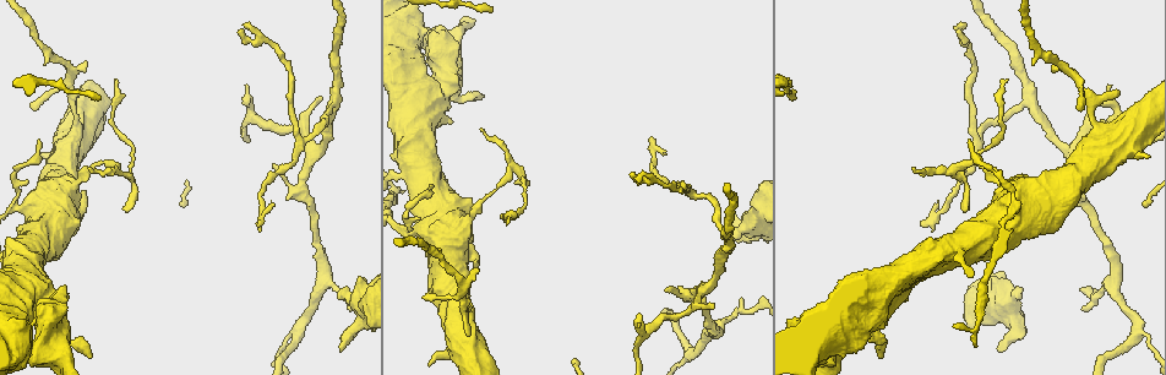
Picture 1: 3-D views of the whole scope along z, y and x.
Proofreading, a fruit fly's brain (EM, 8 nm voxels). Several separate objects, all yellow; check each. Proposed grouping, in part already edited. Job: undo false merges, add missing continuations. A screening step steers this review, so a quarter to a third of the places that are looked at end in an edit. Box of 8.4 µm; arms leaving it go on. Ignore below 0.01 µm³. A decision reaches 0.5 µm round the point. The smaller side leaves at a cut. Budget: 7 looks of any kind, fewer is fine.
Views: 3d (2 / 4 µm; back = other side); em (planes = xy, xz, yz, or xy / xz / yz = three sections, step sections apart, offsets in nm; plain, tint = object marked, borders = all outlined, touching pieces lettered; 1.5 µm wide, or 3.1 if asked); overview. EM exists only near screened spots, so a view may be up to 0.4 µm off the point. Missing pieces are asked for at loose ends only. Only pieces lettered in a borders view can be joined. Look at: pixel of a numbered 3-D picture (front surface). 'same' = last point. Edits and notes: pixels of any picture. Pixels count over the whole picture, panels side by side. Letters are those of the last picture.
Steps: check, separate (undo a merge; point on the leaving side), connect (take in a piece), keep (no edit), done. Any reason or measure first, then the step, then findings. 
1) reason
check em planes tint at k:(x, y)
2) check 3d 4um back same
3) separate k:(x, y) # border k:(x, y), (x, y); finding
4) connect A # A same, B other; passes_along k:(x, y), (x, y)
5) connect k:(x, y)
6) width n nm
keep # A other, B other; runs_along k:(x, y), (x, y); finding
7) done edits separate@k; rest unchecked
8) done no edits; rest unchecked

check em planes tint at 1:(664, 291)

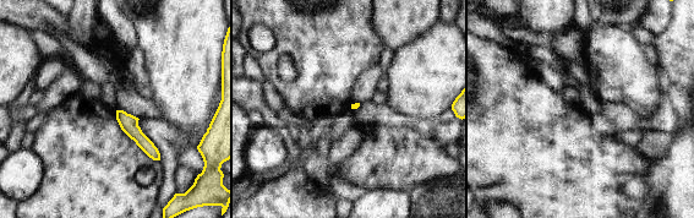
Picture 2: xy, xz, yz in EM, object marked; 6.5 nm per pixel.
check em planes borders same

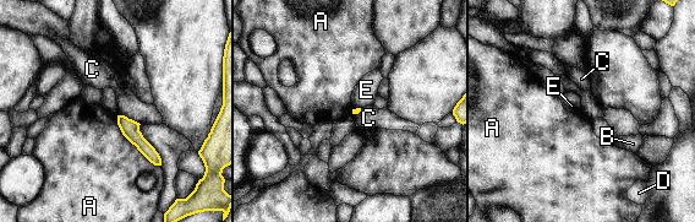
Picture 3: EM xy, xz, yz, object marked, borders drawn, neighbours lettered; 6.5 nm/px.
keep # A other, B other, C other, D other, E other; runs_along 3:(120, 118), (158, 162); none of them fits

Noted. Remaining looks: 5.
calibre changes
check 3d 4um at 1:(469, 97)

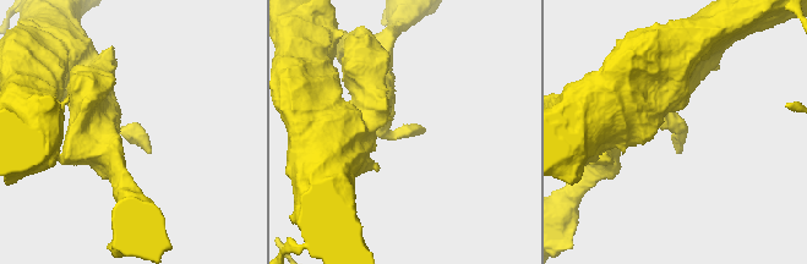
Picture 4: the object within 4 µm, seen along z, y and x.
check em planes plain at 4:(128, 133)

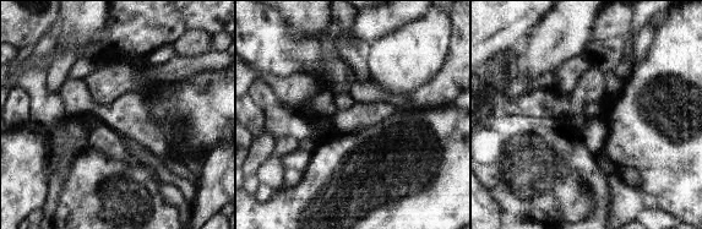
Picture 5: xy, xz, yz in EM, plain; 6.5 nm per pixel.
check em planes borders same

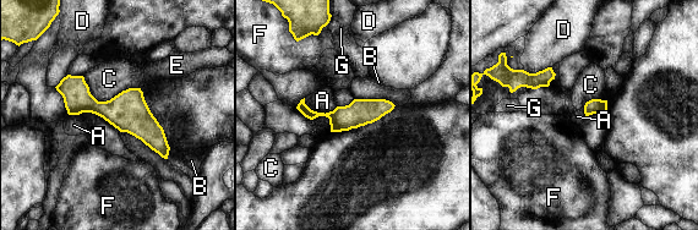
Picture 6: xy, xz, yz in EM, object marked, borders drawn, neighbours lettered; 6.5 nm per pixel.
width 100 nm
keep # A other, B other, C other, D other, E other, F other, G other; border 6:(82, 76), (98, 100), (138, 87); one neuron here

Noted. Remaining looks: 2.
calibre changes
check em planes borders at 1:(407, 174)

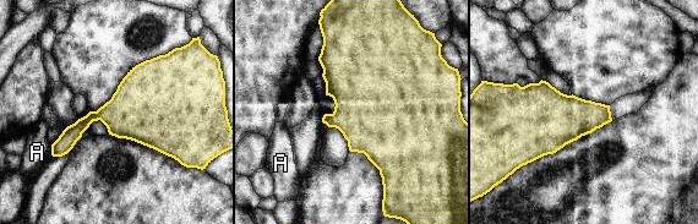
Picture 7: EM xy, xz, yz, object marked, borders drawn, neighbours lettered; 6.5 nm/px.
keep # A other; border 7:(50, 145), (52, 154); continuous, no second neuron

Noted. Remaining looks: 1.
done no edits; rest unchecked

